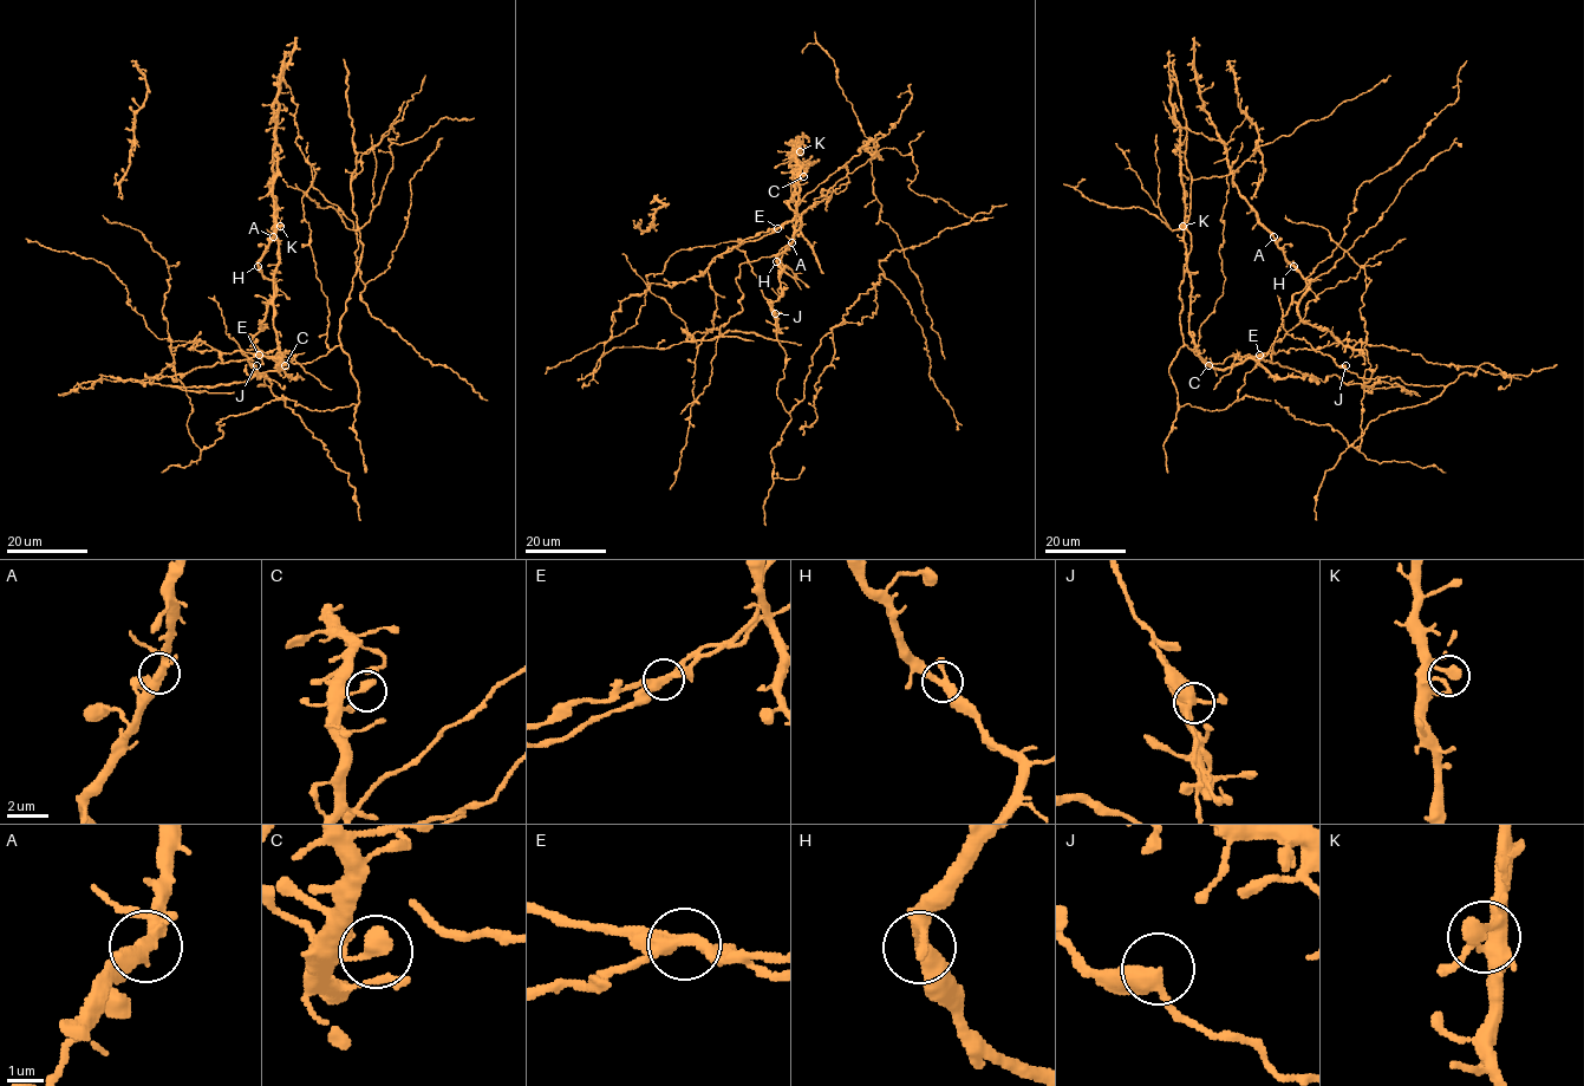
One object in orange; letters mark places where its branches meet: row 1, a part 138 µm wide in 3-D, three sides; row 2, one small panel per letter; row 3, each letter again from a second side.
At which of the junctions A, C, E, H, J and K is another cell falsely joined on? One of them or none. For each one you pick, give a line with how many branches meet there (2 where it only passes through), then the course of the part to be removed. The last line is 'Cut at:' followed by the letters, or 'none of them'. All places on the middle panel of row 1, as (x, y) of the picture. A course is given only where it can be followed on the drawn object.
E: 2 | (777, 228), (684, 283), (625, 298), (599, 361), (617, 348), (670, 348), (729, 331), (801, 344)
Cut at: E

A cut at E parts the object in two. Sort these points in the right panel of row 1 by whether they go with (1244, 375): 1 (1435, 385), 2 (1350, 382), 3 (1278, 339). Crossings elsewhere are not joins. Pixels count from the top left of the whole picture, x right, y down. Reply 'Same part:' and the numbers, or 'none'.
Same part: 1, 3

